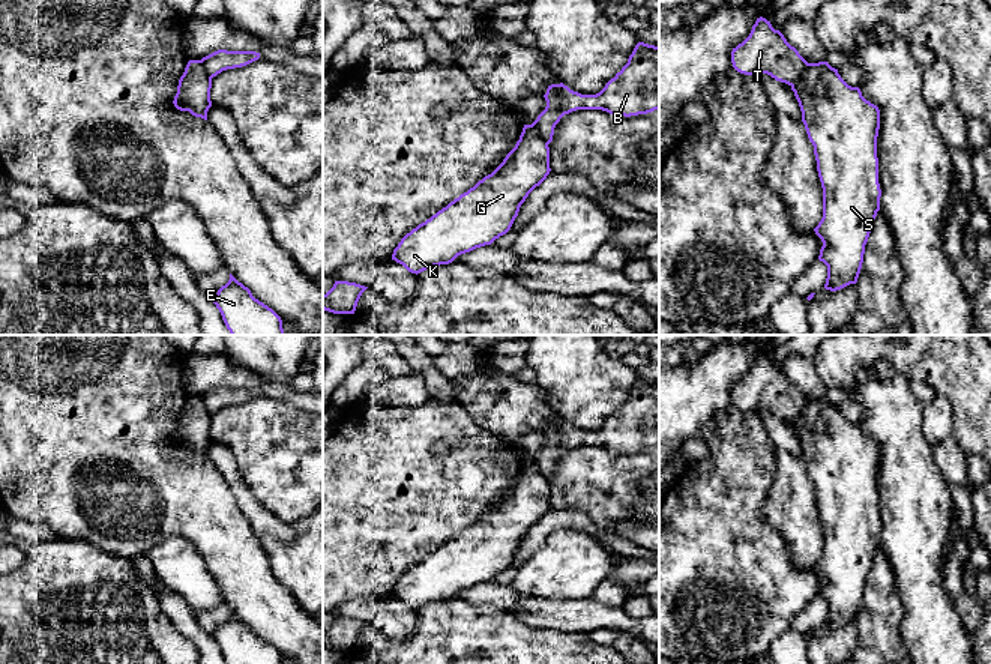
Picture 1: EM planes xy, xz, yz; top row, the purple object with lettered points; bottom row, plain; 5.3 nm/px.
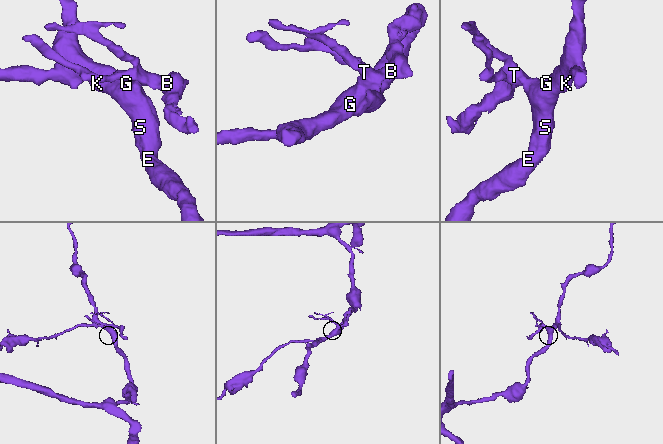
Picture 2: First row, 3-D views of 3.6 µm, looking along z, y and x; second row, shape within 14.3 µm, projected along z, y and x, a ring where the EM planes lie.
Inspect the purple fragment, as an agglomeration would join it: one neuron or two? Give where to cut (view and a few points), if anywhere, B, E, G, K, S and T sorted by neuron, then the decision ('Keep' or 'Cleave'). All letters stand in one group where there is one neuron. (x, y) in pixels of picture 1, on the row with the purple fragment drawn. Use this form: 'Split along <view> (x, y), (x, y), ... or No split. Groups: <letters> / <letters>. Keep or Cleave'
Split along yz (808, 63), (802, 74), (790, 84). Groups: B T / E G K S. Cleave

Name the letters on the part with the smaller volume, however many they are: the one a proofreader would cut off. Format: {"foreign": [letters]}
{"foreign": ["B", "T"]}

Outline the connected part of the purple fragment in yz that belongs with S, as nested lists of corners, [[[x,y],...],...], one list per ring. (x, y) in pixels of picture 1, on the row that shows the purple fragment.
[[[827,62],[808,63],[791,90],[802,111],[809,141],[814,146],[817,171],[823,188],[823,218],[814,228],[821,239],[818,260],[827,266],[824,288],[841,290],[856,284],[871,228],[880,210],[877,137],[880,110],[848,86]]]

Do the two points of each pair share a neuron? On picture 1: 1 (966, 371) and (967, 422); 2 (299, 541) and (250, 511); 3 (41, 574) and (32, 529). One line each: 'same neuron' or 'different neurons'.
1: same neuron
2: same neuron
3: different neurons

